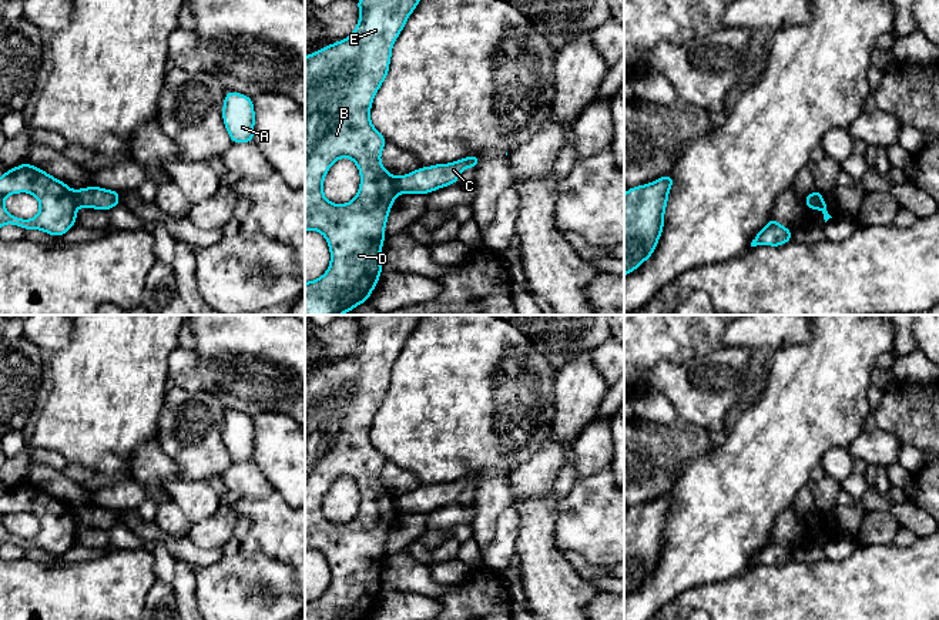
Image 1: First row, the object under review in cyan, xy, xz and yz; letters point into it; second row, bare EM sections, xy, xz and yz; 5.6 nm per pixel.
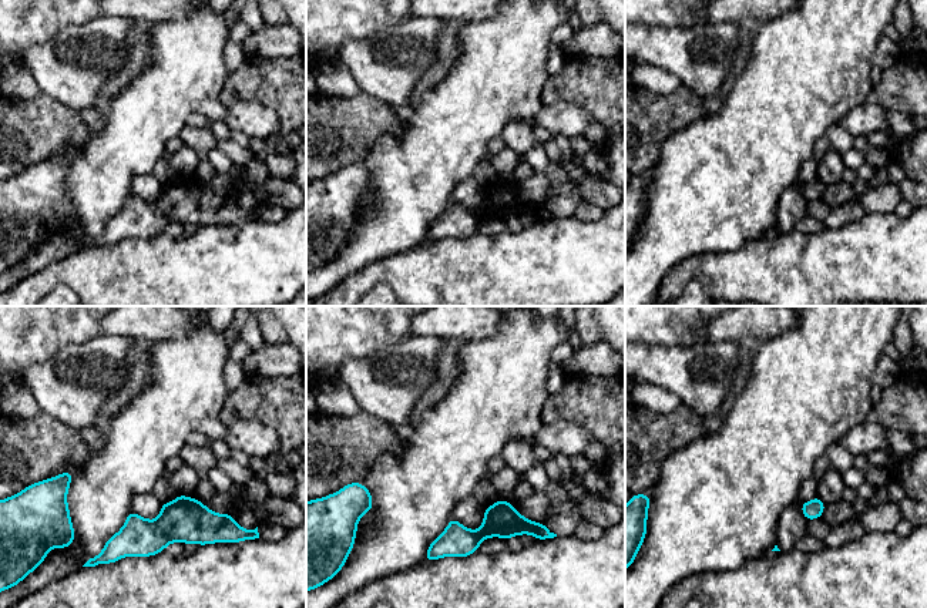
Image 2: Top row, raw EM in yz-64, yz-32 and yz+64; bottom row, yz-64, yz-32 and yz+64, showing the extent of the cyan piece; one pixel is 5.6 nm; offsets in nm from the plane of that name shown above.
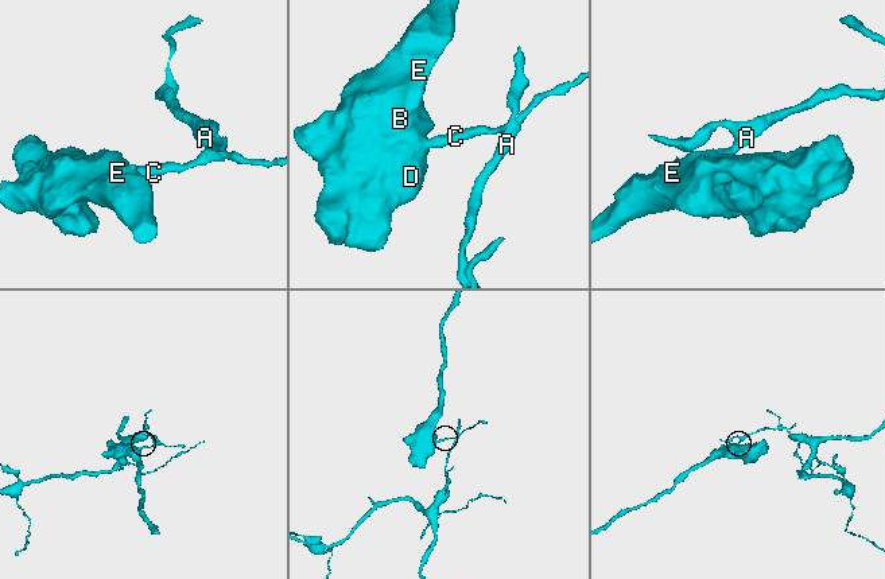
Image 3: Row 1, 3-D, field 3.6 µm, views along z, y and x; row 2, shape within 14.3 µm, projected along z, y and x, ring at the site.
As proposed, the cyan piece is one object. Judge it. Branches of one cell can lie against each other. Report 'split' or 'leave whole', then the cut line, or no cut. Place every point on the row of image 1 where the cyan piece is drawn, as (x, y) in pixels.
split; cut in xz along (393, 177), (393, 186), (399, 193)

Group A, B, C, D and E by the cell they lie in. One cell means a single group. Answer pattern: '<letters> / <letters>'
A C / B D E

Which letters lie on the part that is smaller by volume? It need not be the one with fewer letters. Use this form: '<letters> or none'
A, C

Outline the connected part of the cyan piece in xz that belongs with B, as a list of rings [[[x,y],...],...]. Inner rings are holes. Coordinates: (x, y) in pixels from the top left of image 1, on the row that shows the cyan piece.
[[[355,0],[359,7],[358,27],[349,37],[305,56],[305,232],[321,232],[331,252],[326,272],[305,282],[305,315],[349,314],[368,302],[382,271],[380,251],[386,238],[385,227],[398,197],[395,177],[382,165],[380,154],[388,140],[373,127],[370,110],[390,66],[392,48],[409,16],[420,0]],[[339,158],[351,158],[360,174],[359,191],[348,204],[333,204],[323,195],[323,181]]]

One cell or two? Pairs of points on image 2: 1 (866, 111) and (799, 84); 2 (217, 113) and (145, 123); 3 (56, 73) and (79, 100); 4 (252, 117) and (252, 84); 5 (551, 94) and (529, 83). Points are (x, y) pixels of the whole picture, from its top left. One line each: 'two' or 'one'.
1: two
2: one
3: one
4: two
5: two

